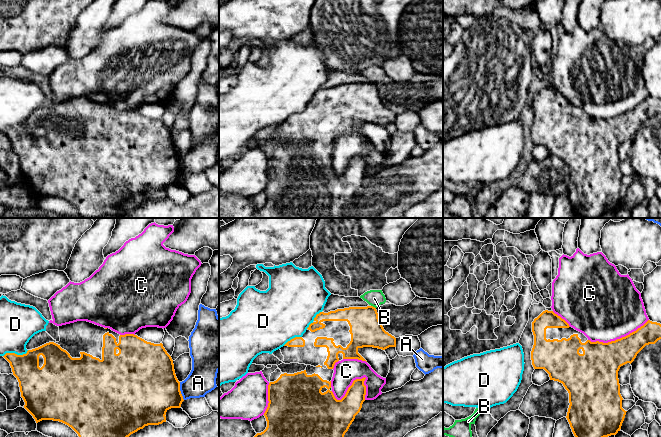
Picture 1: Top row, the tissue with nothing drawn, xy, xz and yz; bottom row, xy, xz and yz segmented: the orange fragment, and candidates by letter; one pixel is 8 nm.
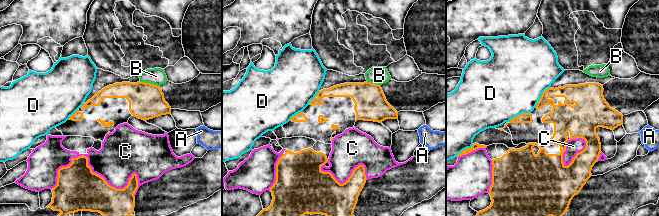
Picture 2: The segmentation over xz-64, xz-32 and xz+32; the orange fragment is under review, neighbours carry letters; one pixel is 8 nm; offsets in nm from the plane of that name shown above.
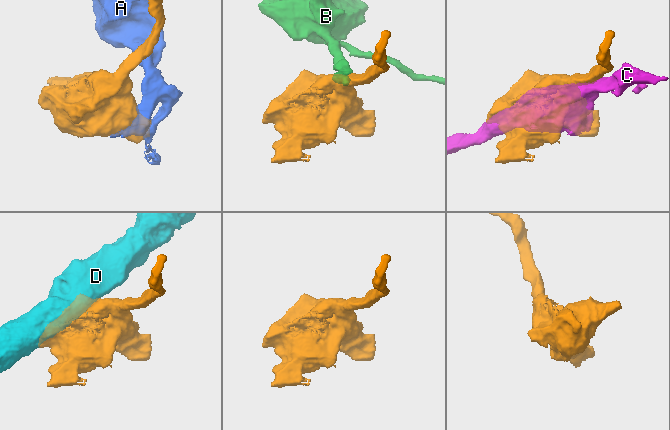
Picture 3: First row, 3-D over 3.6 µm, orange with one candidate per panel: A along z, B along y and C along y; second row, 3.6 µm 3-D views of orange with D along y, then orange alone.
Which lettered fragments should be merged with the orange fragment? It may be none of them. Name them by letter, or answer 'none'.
none

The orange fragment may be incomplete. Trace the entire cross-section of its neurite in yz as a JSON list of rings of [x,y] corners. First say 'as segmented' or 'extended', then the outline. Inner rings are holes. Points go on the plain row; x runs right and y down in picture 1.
extended; [[[545,86],[532,98],[532,108],[532,141],[534,145],[544,145],[550,156],[562,159],[568,167],[570,181],[566,194],[575,214],[596,218],[616,211],[627,188],[622,184],[618,147],[621,142],[631,140],[646,121],[661,115],[661,100],[648,96],[636,107],[615,117],[591,118],[553,87]]]

